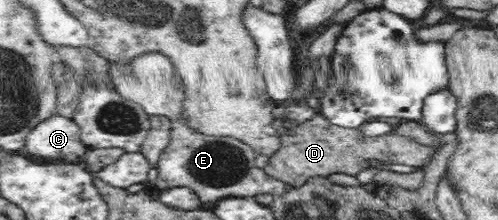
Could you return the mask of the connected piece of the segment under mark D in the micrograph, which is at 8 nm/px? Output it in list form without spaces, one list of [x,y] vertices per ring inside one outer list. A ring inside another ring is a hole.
[[[274,102],[272,117],[282,118],[284,125],[291,127],[293,135],[280,135],[281,147],[268,159],[268,164],[263,169],[266,174],[287,185],[300,186],[307,178],[327,177],[336,172],[356,177],[363,168],[374,166],[374,162],[368,164],[368,160],[376,160],[380,164],[406,164],[423,168],[437,151],[436,148],[415,144],[408,137],[392,133],[362,137],[358,129],[336,126],[320,114],[302,125],[294,125],[286,118],[285,107],[279,105],[279,102]]]

